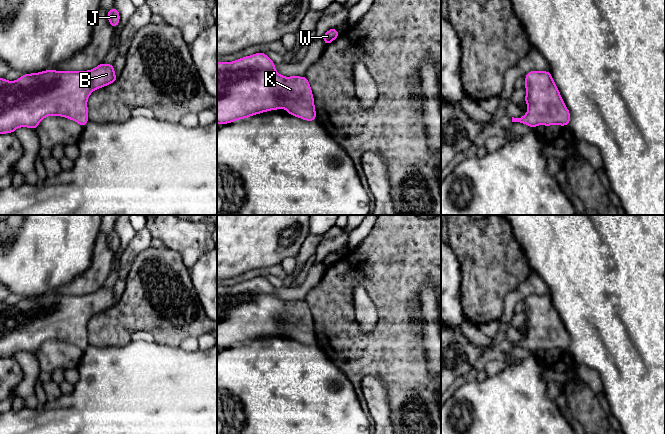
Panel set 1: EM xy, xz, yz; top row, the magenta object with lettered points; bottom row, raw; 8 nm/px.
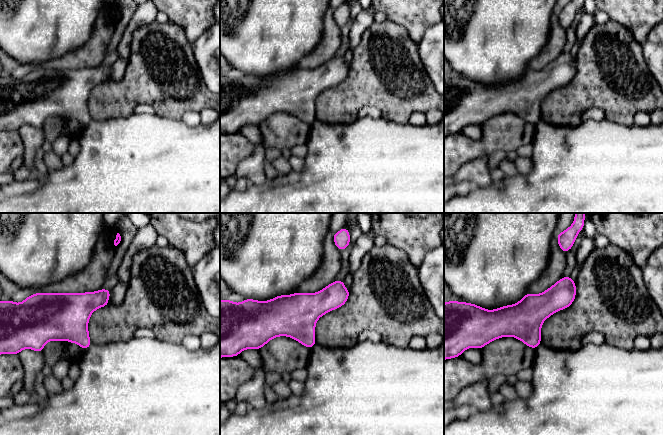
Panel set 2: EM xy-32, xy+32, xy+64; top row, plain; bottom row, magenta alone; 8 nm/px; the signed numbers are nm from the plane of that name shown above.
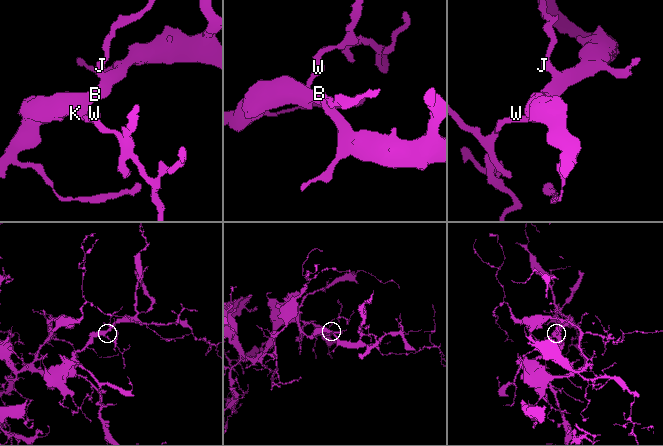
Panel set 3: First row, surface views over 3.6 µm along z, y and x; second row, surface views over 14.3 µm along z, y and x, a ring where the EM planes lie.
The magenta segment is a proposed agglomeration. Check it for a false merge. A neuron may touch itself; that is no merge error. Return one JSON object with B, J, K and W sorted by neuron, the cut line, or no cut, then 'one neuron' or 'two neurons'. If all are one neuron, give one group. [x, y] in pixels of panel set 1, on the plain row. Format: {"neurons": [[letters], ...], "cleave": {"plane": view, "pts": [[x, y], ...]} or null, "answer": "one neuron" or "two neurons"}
{"neurons": [["B", "J", "K", "W"]], "cleave": null, "answer": "one neuron"}

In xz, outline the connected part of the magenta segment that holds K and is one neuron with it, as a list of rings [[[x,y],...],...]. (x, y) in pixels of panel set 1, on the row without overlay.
[[[263,276],[233,286],[217,286],[217,349],[280,332],[300,343],[316,344],[314,320],[308,303],[305,300],[282,300],[275,289]]]

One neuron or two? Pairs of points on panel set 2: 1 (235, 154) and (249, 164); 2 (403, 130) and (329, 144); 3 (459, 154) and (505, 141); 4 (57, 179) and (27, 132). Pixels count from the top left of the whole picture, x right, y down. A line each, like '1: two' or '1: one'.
1: two
2: one
3: one
4: two

